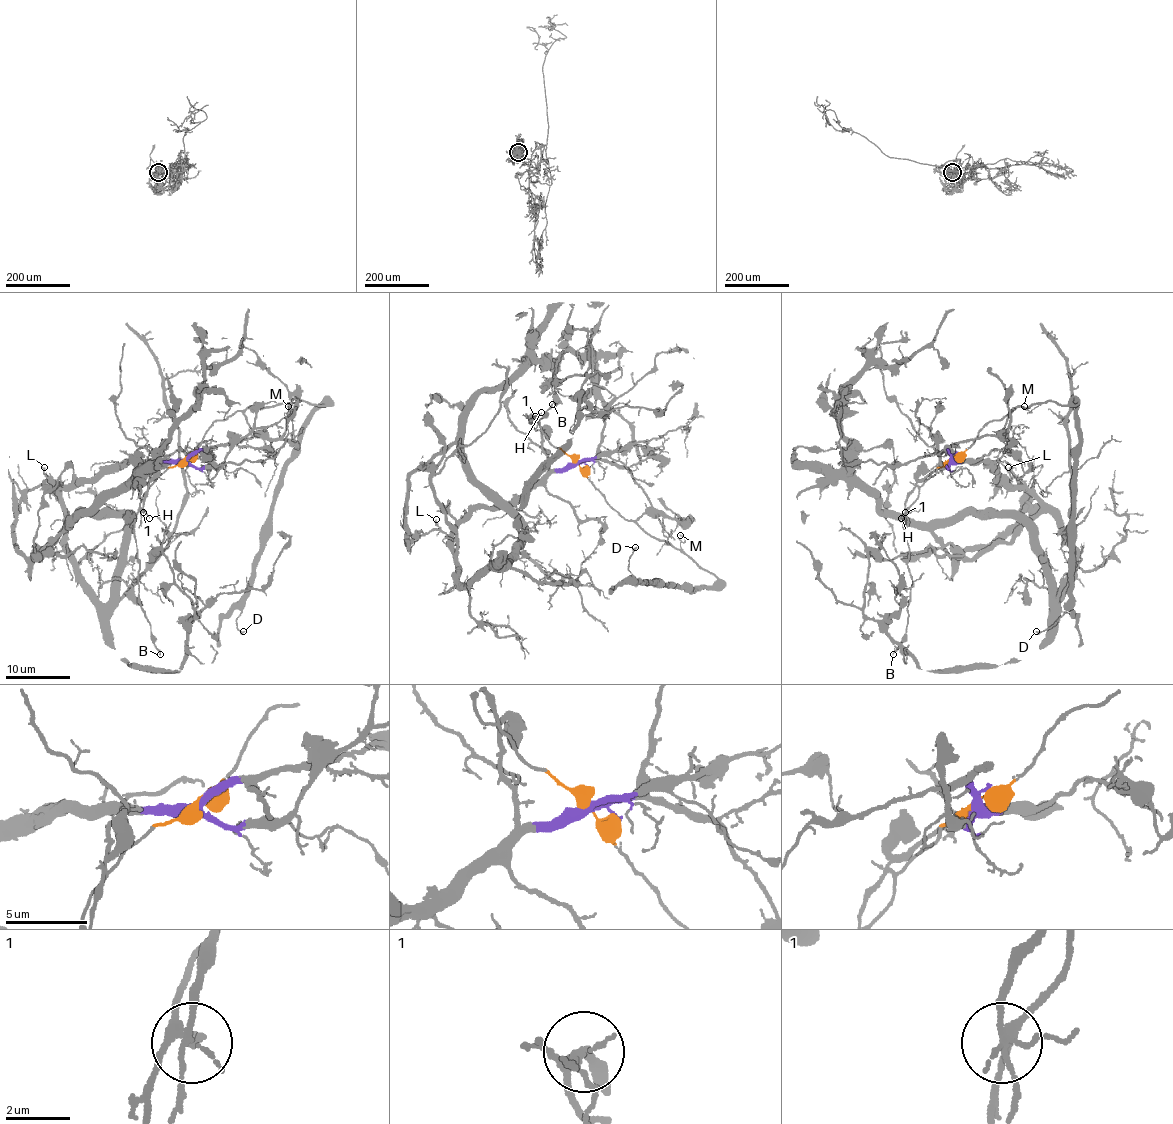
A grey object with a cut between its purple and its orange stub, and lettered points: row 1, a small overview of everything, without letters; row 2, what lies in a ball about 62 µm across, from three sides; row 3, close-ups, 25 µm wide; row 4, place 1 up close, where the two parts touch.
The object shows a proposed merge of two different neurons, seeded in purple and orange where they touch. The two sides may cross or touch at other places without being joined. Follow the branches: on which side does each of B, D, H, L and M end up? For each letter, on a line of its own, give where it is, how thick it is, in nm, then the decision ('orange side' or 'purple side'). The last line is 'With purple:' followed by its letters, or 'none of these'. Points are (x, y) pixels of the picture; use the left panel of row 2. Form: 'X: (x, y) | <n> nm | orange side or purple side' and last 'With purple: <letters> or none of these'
B: (160, 654) | 180 nm | orange side
D: (243, 631) | 240 nm | orange side
H: (149, 518) | 90 nm | orange side
L: (44, 467) | 180 nm | purple side
M: (288, 406) | 120 nm | orange side
With purple: L

